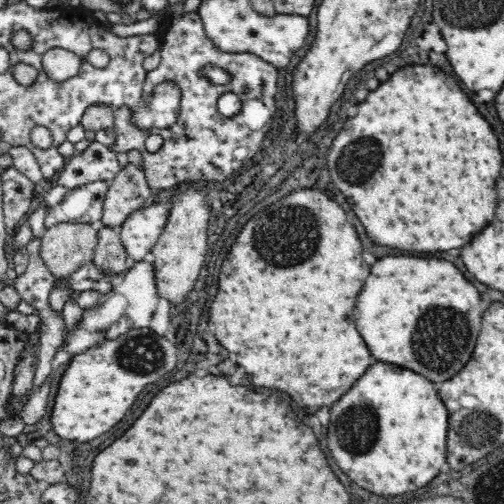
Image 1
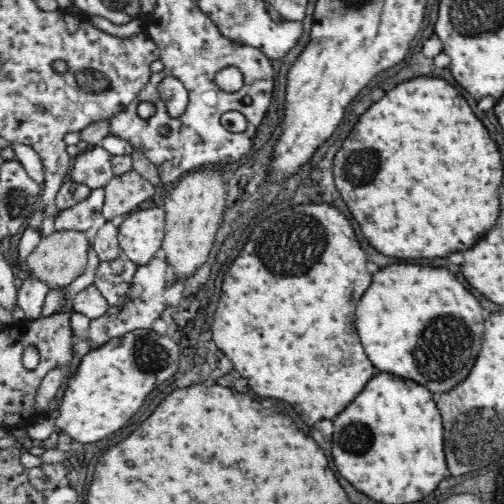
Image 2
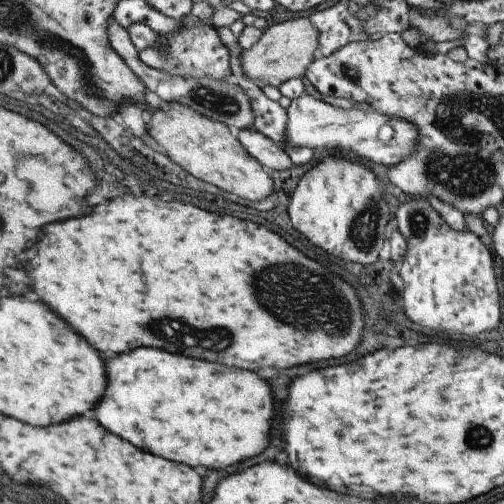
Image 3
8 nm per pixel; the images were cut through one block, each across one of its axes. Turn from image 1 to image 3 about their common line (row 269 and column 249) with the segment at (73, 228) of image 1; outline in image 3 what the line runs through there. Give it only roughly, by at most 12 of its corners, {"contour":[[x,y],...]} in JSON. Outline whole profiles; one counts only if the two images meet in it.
{"contour":[[305,16],[271,24],[239,50],[259,88],[301,78],[319,46]]}

